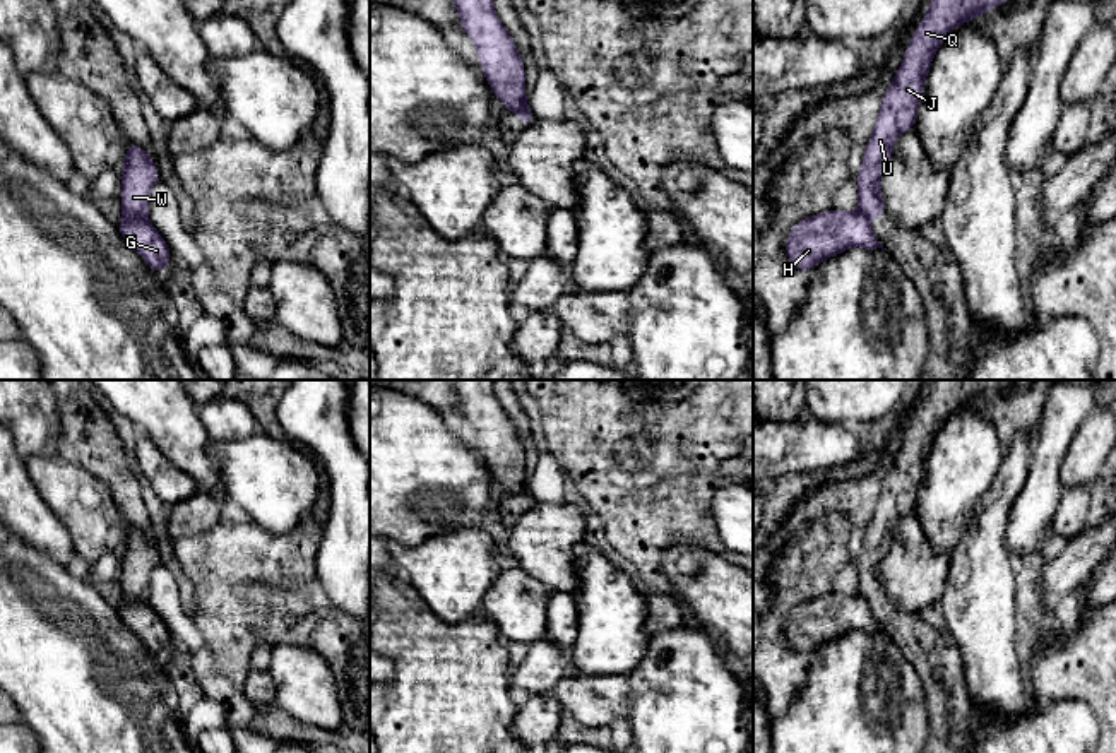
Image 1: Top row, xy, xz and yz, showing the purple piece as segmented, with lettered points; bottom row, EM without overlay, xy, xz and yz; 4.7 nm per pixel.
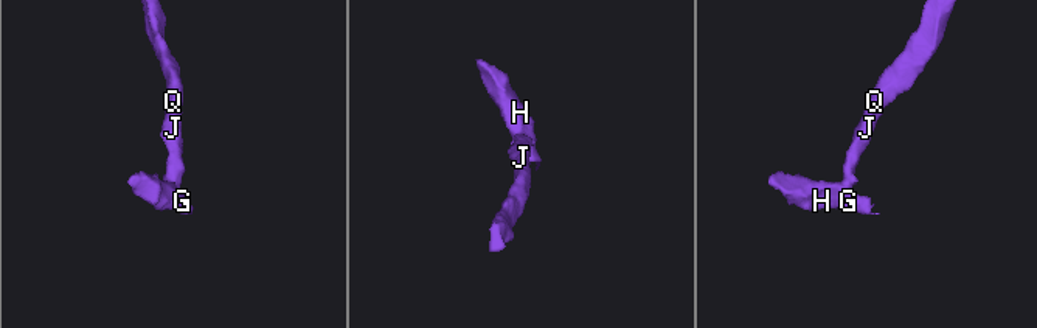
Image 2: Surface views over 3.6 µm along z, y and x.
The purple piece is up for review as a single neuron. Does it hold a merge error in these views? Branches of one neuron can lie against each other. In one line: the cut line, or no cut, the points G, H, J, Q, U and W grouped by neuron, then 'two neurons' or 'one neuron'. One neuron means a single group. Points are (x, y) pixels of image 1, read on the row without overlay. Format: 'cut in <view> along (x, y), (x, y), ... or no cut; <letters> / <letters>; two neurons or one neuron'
cut in xy along (124, 598), (146, 604); G H / J Q U W; two neurons

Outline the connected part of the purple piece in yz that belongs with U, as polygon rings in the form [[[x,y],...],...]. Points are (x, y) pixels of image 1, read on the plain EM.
[[[933,380],[905,431],[902,448],[883,477],[873,519],[864,529],[863,548],[858,554],[858,594],[866,602],[888,597],[880,565],[890,549],[897,520],[916,510],[926,460],[938,431],[960,407],[988,397],[1010,382]]]

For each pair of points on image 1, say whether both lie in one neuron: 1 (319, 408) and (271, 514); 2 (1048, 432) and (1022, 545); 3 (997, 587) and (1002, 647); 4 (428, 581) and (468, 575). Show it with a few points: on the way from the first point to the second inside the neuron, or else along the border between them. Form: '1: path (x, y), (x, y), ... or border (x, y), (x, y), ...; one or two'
1: border (283, 435), (296, 445); two
2: path (1046, 459), (1043, 492), (1031, 517); one
3: path (997, 603), (997, 632); one
4: path (439, 575), (457, 575); one

